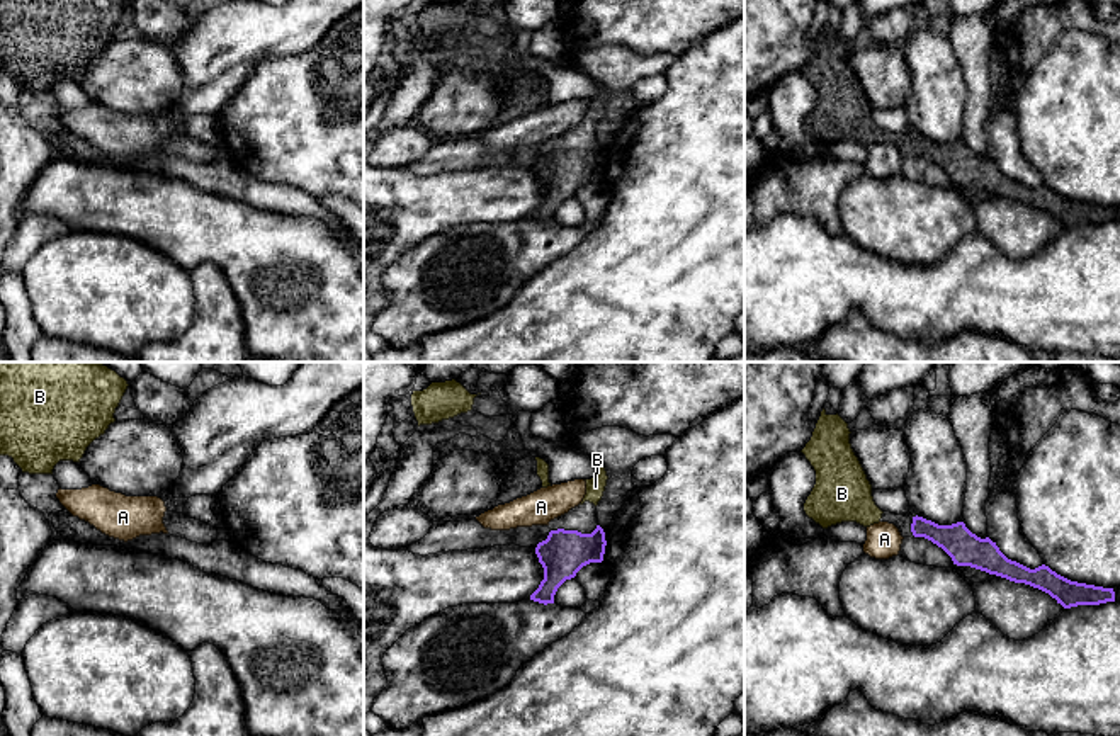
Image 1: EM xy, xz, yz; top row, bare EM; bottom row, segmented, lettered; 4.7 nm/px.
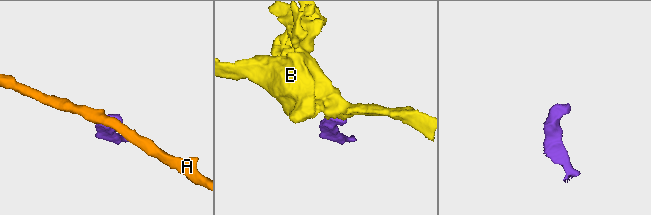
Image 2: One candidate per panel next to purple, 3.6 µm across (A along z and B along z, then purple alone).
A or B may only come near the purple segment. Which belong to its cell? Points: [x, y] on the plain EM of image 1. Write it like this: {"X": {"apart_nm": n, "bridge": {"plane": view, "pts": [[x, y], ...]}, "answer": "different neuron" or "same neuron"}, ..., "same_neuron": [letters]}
{"A": {"apart_nm": 40, "bridge": {"plane": "xz", "pts": [[551, 150], [548, 143]]}, "answer": "different neuron"}, "B": {"apart_nm": 100, "bridge": {"plane": "xz", "pts": [[597, 145], [595, 124]]}, "answer": "same neuron"}, "same_neuron": ["B"]}

